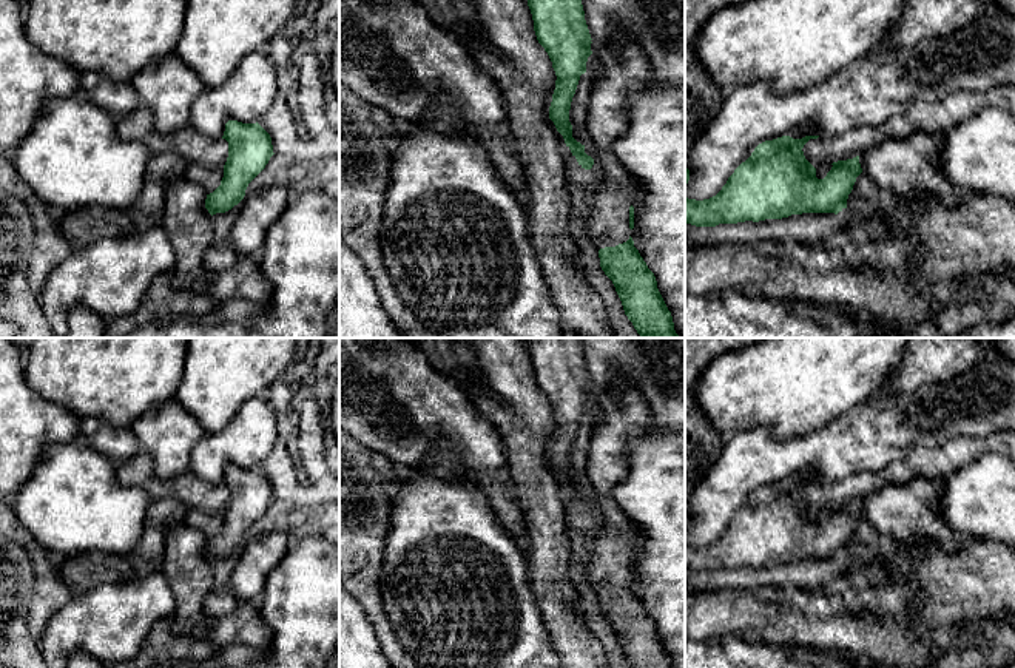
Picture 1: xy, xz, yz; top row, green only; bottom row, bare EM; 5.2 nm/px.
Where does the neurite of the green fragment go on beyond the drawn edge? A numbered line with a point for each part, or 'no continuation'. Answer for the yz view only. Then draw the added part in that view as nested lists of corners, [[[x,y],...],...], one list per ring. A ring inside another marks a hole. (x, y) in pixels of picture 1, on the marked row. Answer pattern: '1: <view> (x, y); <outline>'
no continuation

